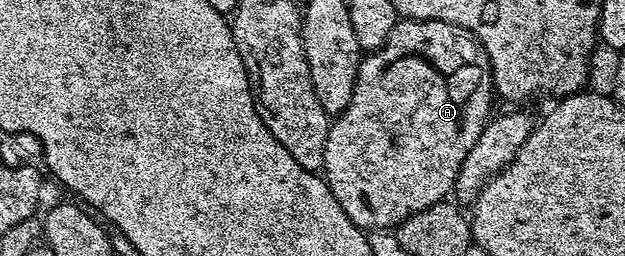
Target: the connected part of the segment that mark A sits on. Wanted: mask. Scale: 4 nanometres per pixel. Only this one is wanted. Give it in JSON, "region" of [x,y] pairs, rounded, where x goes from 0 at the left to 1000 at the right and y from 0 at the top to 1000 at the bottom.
{"region":[[[640,74],[629,133],[600,203],[582,215],[574,242],[574,285],[565,336],[563,391],[552,414],[547,441],[530,469],[530,504],[520,555],[520,633],[514,672],[523,707],[526,742],[533,742],[533,773],[552,820],[562,863],[582,898],[626,898],[674,820],[694,797],[710,793],[715,762],[723,762],[728,699],[738,664],[738,633],[744,633],[744,602],[757,586],[763,539],[770,539],[773,500],[787,465],[786,359],[789,375],[789,316],[786,309],[786,246],[770,180],[770,164],[750,117],[730,94],[706,86],[704,78],[654,78]]]}

